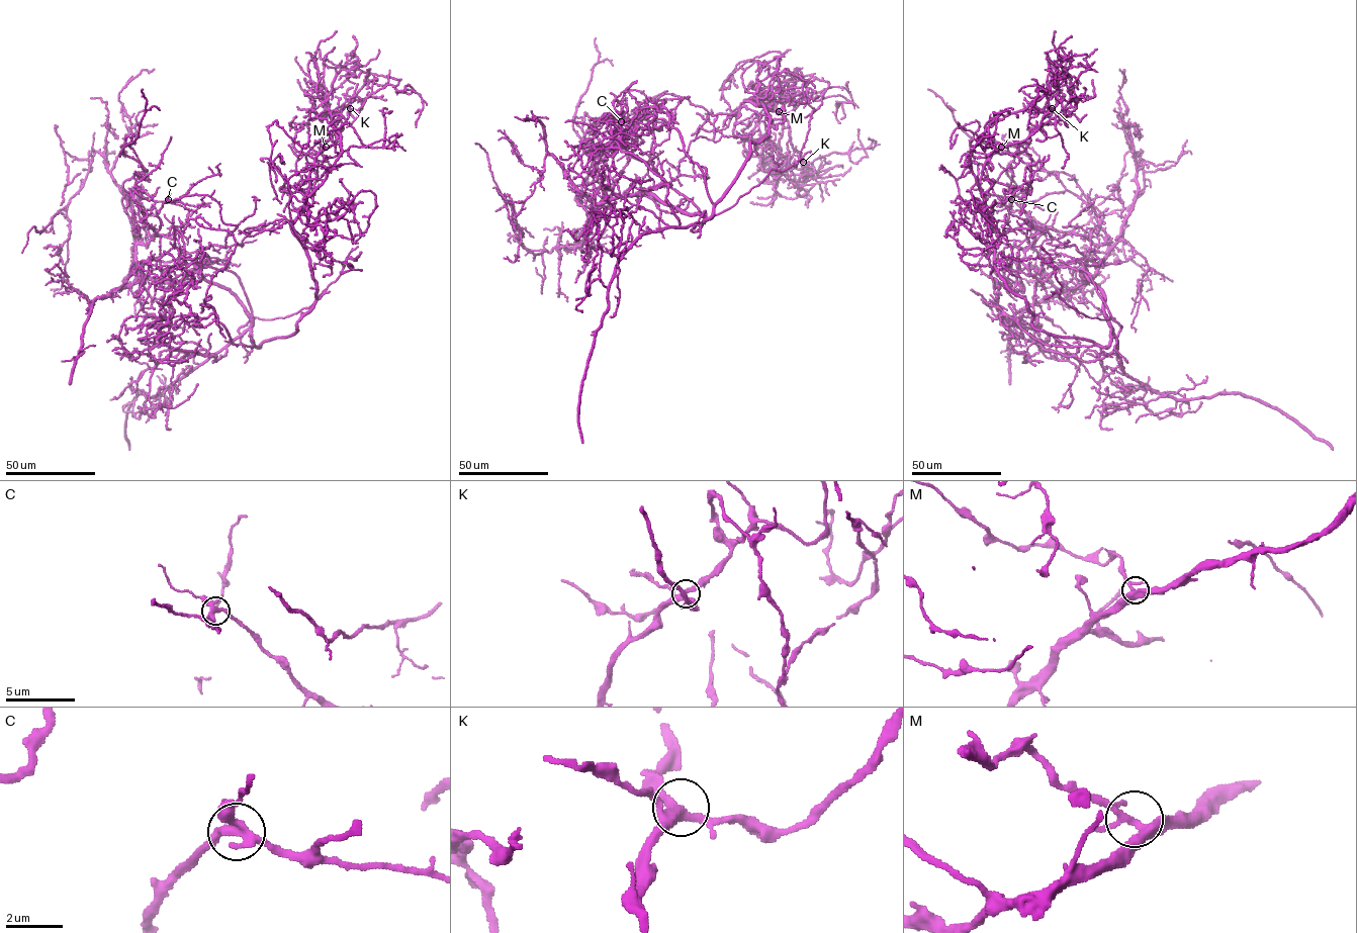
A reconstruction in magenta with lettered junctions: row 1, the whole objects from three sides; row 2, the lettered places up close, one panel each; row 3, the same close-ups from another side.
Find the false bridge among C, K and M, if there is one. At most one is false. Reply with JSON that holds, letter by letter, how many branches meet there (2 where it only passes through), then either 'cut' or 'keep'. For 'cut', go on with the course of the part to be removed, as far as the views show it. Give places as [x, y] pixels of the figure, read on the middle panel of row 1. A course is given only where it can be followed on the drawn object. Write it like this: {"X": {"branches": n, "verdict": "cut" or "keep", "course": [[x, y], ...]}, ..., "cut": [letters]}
{"C": {"branches": 4, "verdict": "keep"}, "K": {"branches": 4, "verdict": "keep"}, "M": {"branches": 5, "verdict": "keep"}, "cut": []}

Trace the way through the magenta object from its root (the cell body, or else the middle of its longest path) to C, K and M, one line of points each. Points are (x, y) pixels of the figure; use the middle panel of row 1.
C: (711, 215), (705, 220), (640, 191), (597, 203), (589, 218), (605, 196), (613, 158), (610, 136), (621, 121)
K: (711, 215), (749, 143), (769, 135), (763, 106), (745, 100), (762, 89), (788, 121), (790, 145), (803, 162)
M: (711, 215), (746, 157), (749, 143), (769, 135), (763, 106), (745, 100), (762, 89), (779, 111)

